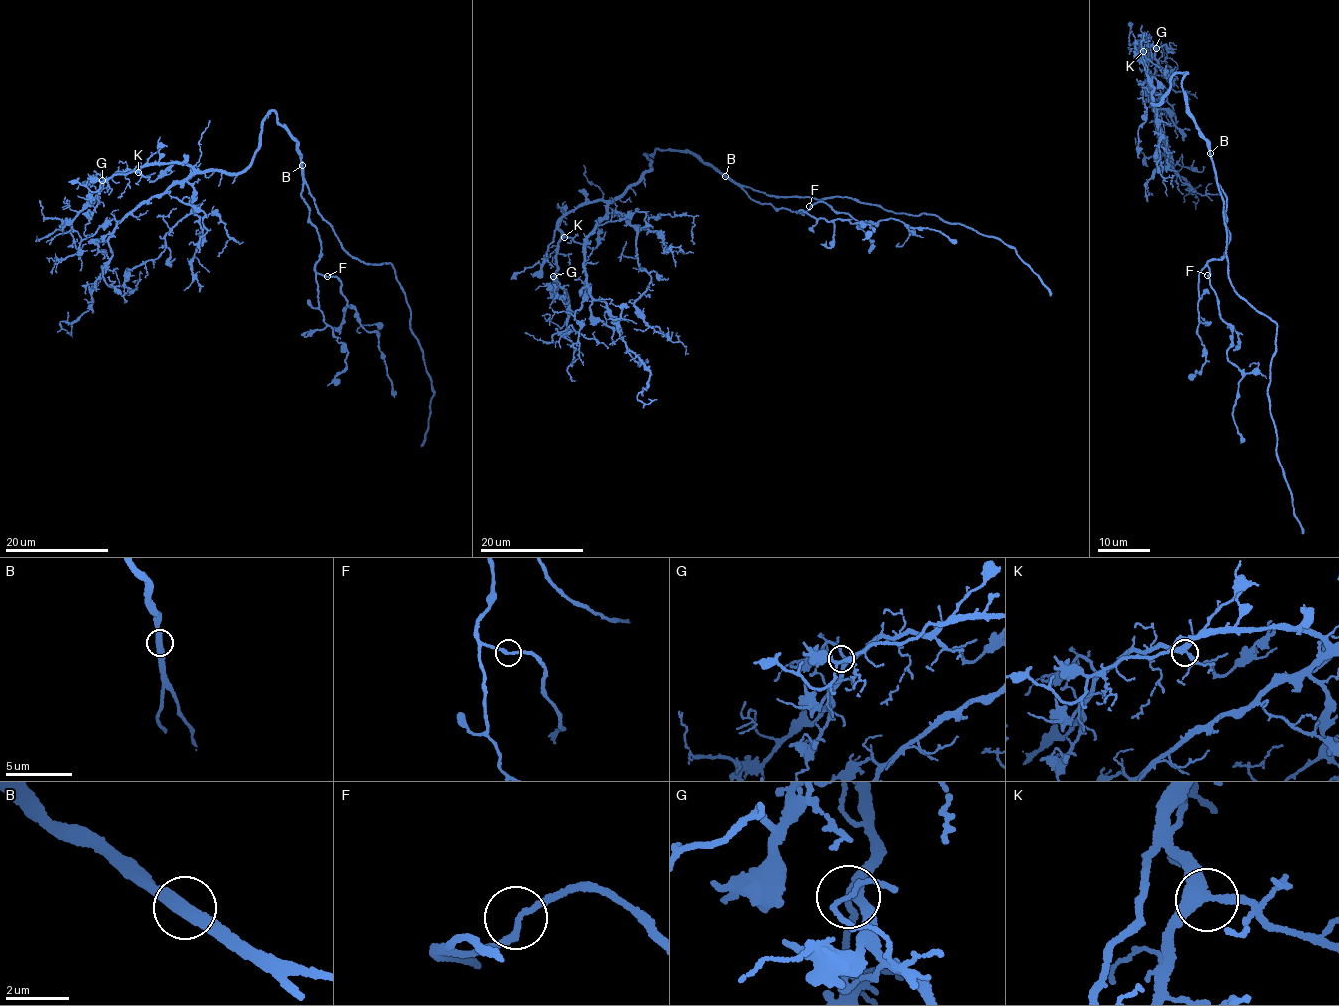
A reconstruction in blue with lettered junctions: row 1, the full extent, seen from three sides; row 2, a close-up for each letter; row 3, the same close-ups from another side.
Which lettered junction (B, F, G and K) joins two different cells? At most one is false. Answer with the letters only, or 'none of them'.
none of them

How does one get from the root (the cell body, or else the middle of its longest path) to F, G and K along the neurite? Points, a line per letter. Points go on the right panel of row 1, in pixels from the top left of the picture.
F: (1197, 125), (1208, 145), (1216, 183), (1226, 197), (1226, 227), (1230, 234), (1224, 256), (1209, 262), (1207, 274)
G: (1197, 125), (1182, 87), (1184, 72), (1170, 78), (1164, 99), (1152, 102), (1154, 89), (1134, 48), (1156, 48)
K: (1197, 125), (1182, 87), (1184, 72), (1170, 78), (1164, 99), (1152, 102), (1154, 89), (1136, 44), (1143, 51)

